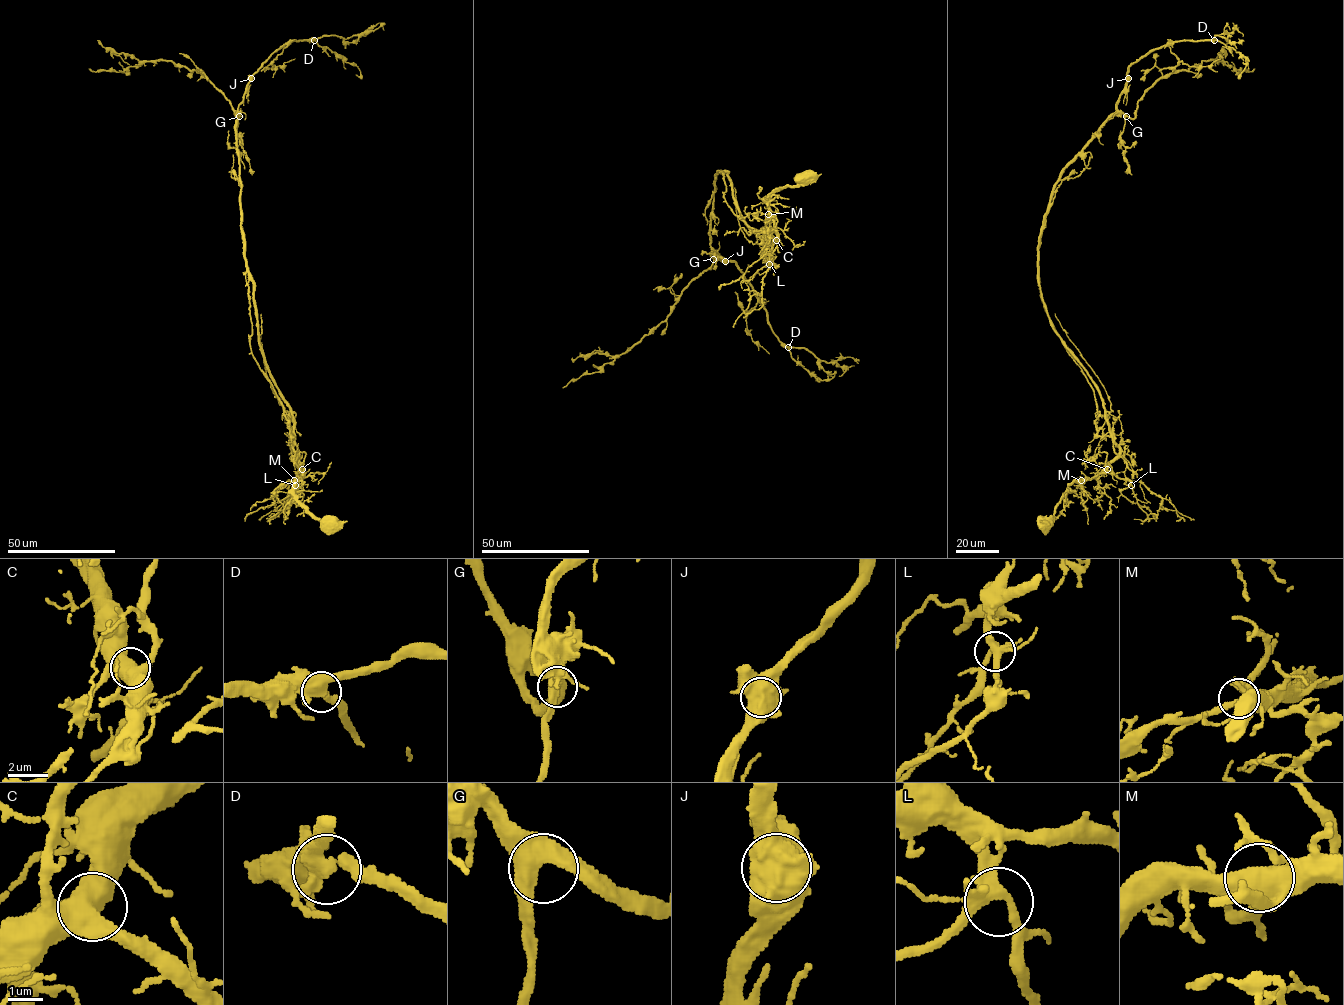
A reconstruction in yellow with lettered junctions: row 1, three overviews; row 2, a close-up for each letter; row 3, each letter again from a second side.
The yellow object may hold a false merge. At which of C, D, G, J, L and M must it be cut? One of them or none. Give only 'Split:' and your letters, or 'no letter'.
Split: no letter

